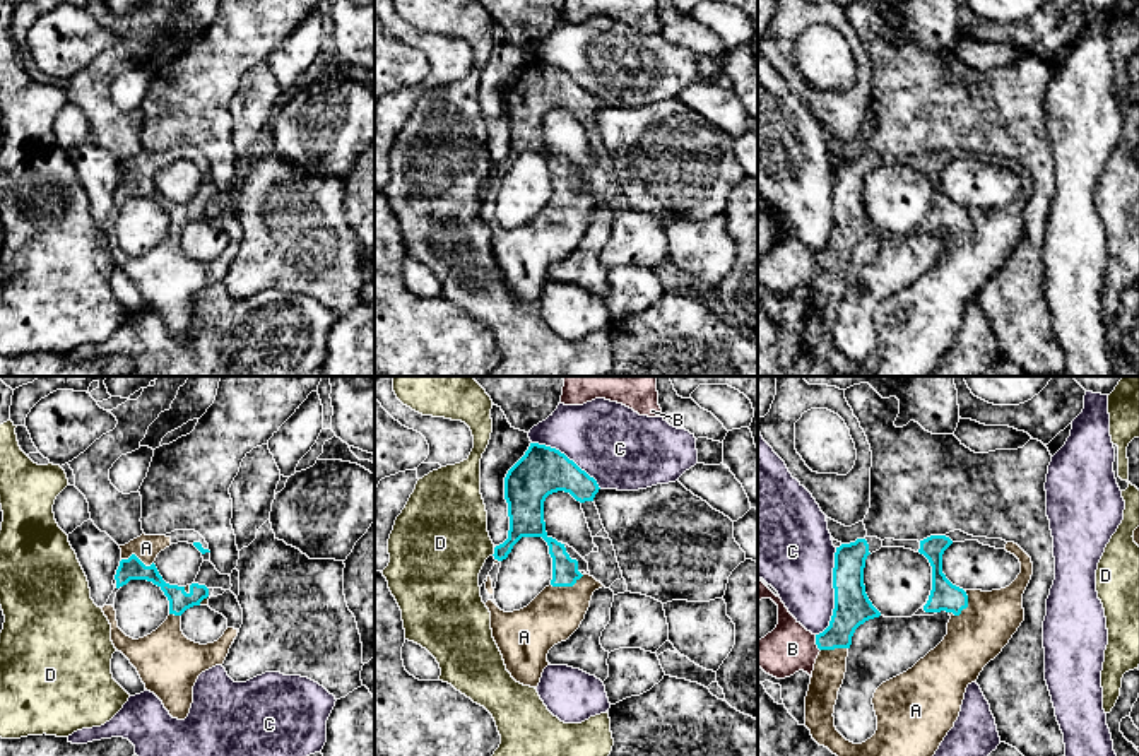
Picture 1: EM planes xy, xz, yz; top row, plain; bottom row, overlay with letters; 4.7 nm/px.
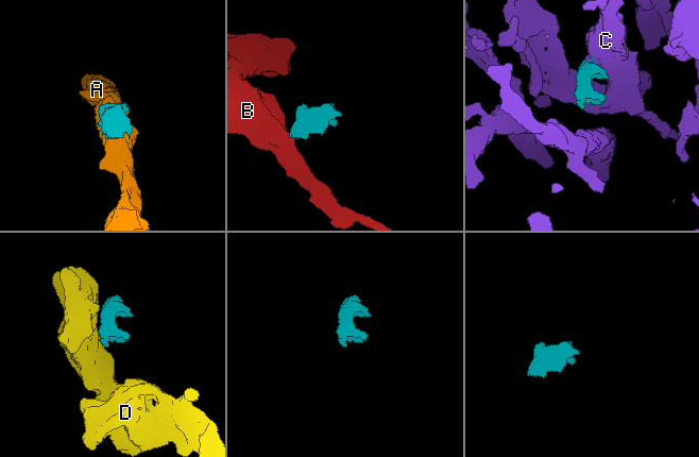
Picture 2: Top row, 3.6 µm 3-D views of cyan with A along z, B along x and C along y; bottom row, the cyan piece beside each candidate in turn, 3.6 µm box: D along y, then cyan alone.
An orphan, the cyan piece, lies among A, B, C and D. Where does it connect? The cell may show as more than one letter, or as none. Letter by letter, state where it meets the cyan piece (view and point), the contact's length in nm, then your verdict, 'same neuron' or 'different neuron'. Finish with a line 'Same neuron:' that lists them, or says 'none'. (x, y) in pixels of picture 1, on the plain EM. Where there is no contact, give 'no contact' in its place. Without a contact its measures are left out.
A: yz (967, 221) | 140 nm | same neuron
B: yz (816, 260) | 80 nm | different neuron
C: yz (835, 209) | 420 nm | different neuron
D: xz (495, 168) | 40 nm | different neuron
Same neuron: A

